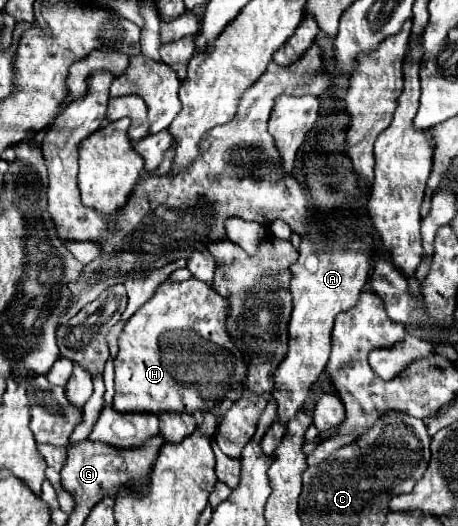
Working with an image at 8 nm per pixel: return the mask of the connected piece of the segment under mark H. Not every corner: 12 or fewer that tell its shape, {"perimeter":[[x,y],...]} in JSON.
{"perimeter":[[165,281],[125,323],[113,409],[195,413],[229,303]]}

